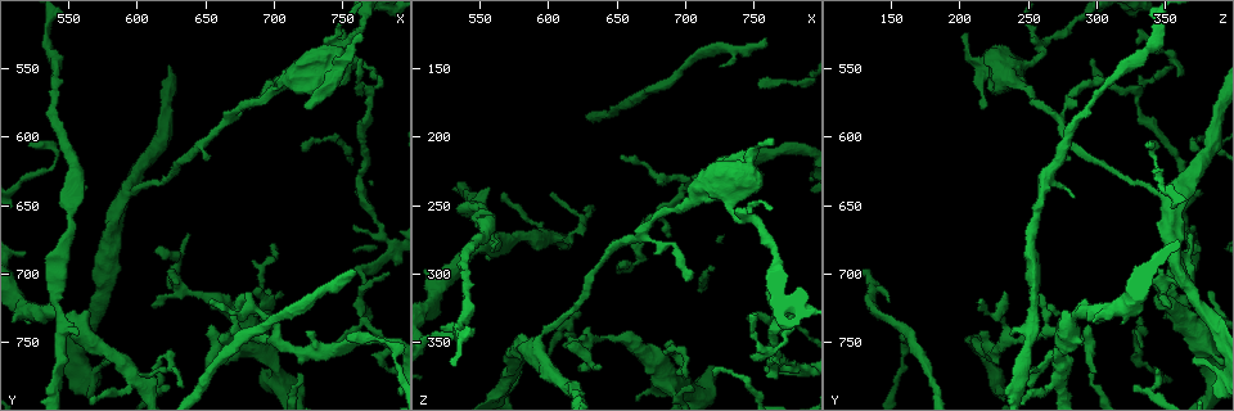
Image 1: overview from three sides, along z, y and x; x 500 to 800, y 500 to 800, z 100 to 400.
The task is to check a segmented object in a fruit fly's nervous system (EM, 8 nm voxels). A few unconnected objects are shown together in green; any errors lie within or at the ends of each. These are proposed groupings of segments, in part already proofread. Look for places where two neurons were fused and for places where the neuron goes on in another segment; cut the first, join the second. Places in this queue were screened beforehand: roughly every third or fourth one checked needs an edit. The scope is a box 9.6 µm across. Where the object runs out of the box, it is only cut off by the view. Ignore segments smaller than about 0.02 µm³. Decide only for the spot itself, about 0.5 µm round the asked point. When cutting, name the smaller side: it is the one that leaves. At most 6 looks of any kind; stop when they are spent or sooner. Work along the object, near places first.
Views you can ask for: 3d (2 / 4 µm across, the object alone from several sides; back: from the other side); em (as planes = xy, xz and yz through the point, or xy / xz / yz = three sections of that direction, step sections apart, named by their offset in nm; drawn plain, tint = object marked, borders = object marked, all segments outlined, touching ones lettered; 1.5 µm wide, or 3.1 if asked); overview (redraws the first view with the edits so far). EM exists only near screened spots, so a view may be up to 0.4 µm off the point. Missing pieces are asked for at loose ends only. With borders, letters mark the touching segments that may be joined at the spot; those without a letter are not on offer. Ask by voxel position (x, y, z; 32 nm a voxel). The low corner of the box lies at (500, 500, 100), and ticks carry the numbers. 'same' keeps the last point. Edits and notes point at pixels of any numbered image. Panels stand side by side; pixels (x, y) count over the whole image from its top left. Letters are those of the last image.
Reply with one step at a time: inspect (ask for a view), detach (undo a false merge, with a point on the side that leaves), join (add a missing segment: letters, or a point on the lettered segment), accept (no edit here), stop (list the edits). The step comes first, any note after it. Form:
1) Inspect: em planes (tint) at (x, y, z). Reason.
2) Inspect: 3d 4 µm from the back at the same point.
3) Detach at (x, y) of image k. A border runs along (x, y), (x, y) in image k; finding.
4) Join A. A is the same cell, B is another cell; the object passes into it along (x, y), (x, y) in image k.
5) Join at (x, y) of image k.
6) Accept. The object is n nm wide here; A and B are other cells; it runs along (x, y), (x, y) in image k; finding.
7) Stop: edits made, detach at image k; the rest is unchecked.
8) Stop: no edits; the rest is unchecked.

Inspect: em planes (borders) at (652, 722, 214).

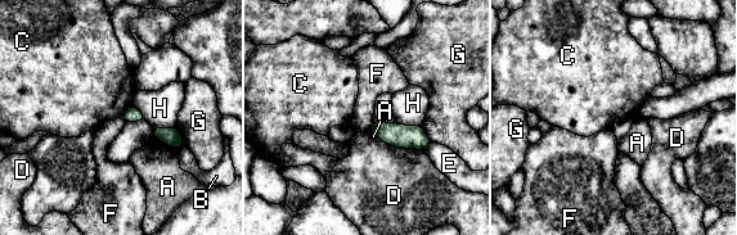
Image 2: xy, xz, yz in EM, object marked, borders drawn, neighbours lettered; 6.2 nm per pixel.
Accept. A, B, C, D, E, F, G and H are other cells; a border runs along (373, 122), (368, 130) in image 2; none of them fits.

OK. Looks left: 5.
Inspect: 3d 4 µm at (656, 738, 294). Branch stops here.

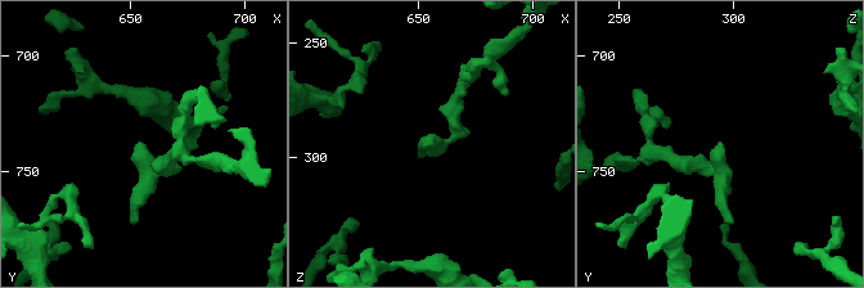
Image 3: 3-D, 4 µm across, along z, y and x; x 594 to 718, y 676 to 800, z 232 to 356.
Inspect: em planes (borders) at (654, 737, 294). Shape alone is not enough.

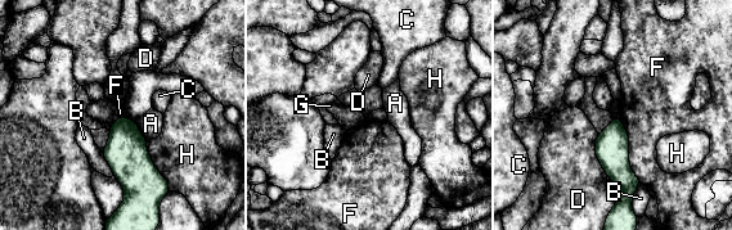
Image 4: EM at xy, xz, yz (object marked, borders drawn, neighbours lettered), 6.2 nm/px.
Accept. The longest contact is with F, 440 nm; A, B, C, D, F, G and H are other cells; a border runs along (618, 116), (641, 183) in image 4; no lettered segment goes on from it.

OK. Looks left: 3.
Inspect: 3d 2 µm at (758, 700, 128). Branch stops here.

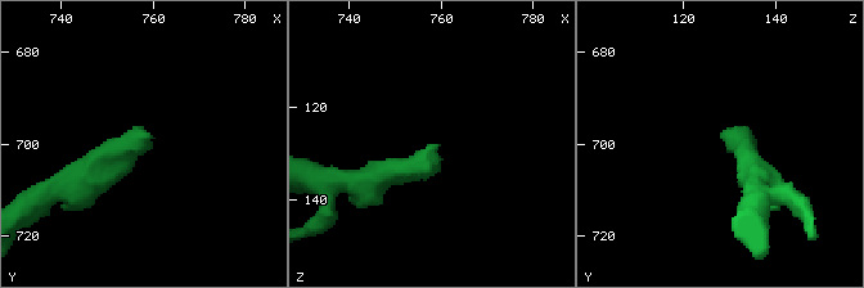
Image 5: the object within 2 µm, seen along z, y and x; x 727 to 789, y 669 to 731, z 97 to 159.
Inspect: em yz step 4 (plain) at (758, 699, 128).

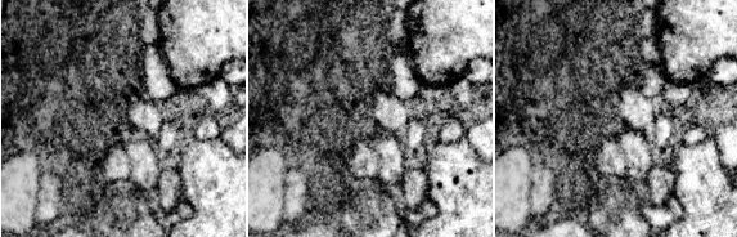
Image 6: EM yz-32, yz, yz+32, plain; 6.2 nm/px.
Inspect: em yz step 4 (borders) at the same point.

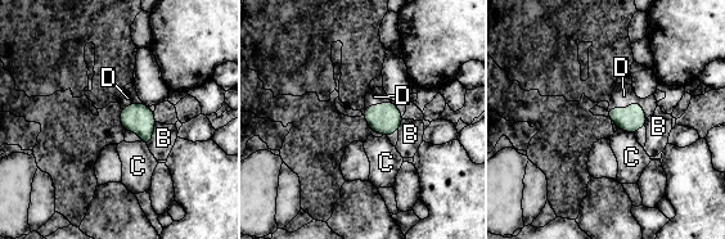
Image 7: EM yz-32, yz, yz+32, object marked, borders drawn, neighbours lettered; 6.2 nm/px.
Join D. D is the same cell, B and C are other cells; the object passes into it along (631, 118), (630, 106), (624, 95) in image 7; it goes on there.

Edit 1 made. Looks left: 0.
Stop: edits made, join at image 7; the rest is unchecked.

